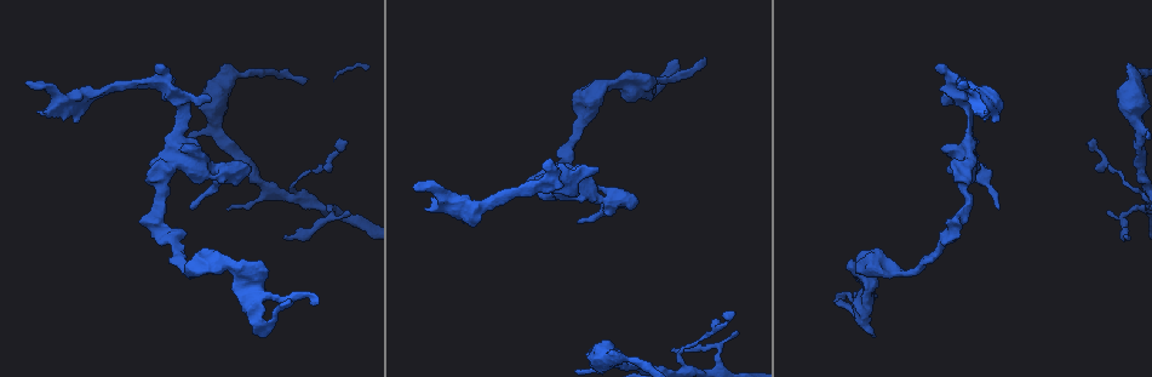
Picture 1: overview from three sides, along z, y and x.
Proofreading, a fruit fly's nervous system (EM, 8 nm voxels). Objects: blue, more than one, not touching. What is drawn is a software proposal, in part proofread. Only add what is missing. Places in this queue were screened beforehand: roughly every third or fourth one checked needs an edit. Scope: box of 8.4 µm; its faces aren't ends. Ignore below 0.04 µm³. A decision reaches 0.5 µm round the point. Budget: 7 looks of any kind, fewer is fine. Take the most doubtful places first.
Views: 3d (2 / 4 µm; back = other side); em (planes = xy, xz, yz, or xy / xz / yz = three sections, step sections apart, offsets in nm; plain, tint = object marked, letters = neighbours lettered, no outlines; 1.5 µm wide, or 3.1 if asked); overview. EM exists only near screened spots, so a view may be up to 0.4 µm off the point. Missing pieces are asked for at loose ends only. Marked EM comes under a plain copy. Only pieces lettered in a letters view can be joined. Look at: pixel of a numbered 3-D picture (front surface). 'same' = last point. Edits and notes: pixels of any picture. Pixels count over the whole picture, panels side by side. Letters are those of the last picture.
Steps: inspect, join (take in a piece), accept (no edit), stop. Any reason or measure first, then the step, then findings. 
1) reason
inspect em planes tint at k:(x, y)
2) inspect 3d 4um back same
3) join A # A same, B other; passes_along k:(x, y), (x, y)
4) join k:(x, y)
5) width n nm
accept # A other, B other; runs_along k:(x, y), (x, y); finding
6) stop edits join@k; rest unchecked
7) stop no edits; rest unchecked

an open end
inspect em xz step 8 tint at 1:(426, 211)

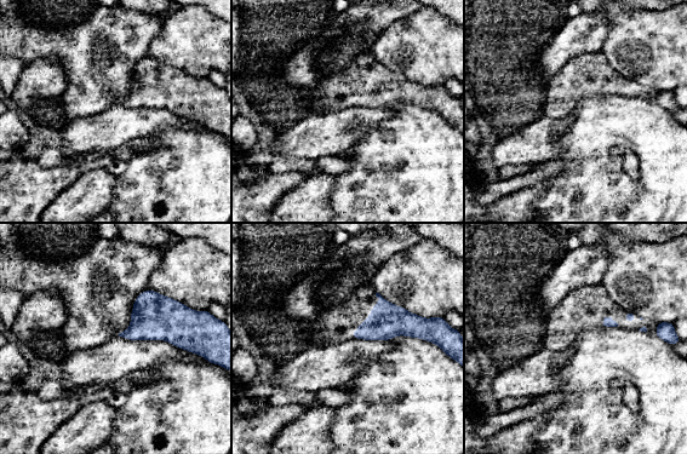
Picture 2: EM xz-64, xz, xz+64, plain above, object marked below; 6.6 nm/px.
inspect em planes letters same

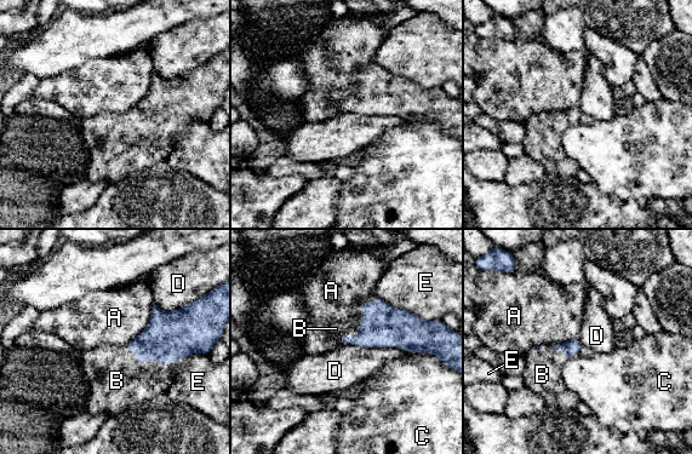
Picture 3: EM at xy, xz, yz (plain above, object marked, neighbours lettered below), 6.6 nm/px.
join B # A other, B same, C other, D other, E other; passes_along 3:(383, 326), (356, 333), (336, 328); it goes on there

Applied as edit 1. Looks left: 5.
redraw
inspect overview

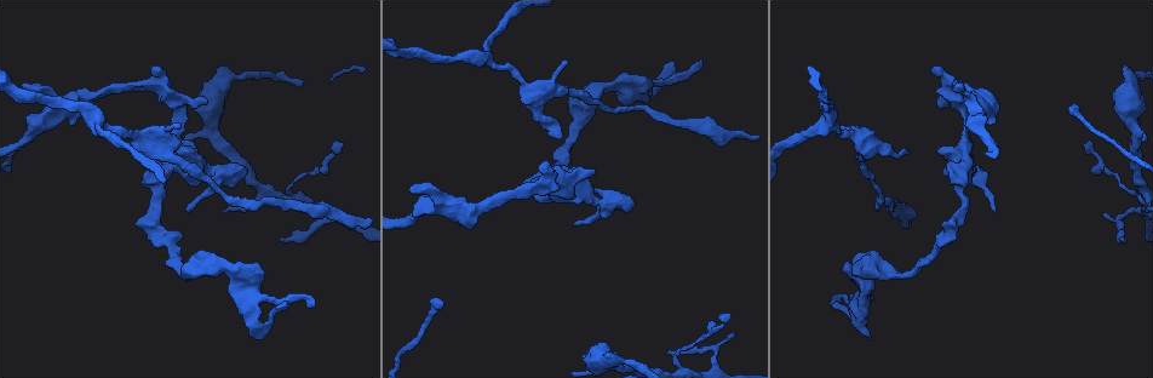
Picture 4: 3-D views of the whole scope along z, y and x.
thin end
inspect 3d 4um at 4:(578, 223)

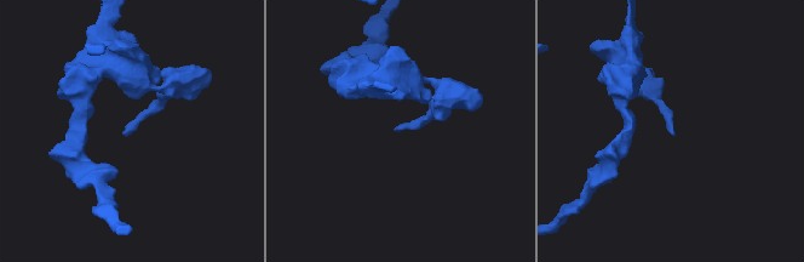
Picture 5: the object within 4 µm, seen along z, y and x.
inspect em planes letters at 5:(673, 134)

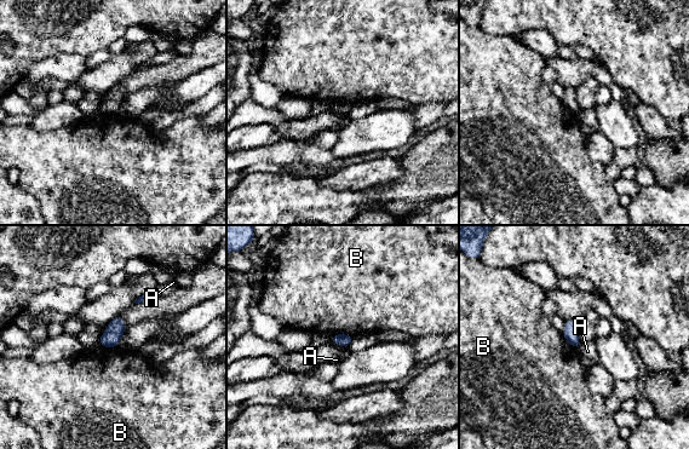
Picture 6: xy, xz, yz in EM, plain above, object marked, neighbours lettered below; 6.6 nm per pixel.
accept # A other, B other; no lettered piece goes on from it

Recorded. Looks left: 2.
free end
inspect 3d 4um at 4:(934, 69)

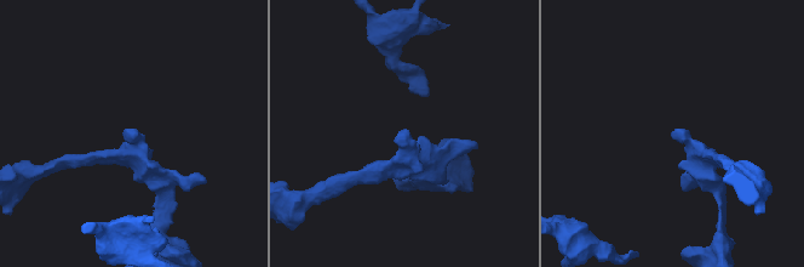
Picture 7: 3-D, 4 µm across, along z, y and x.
need the tissue
inspect em planes letters at 7:(396, 138)

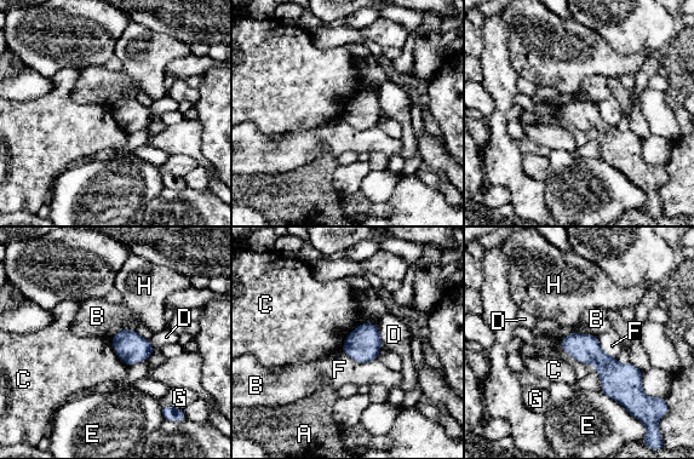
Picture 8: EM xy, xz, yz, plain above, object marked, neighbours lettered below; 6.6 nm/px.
longest_contact F 240 nm
accept # A other, B other, C other, D other, E other, F other, G other, H other; none of them fits

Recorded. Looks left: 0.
stop edits join@3; rest unchecked

